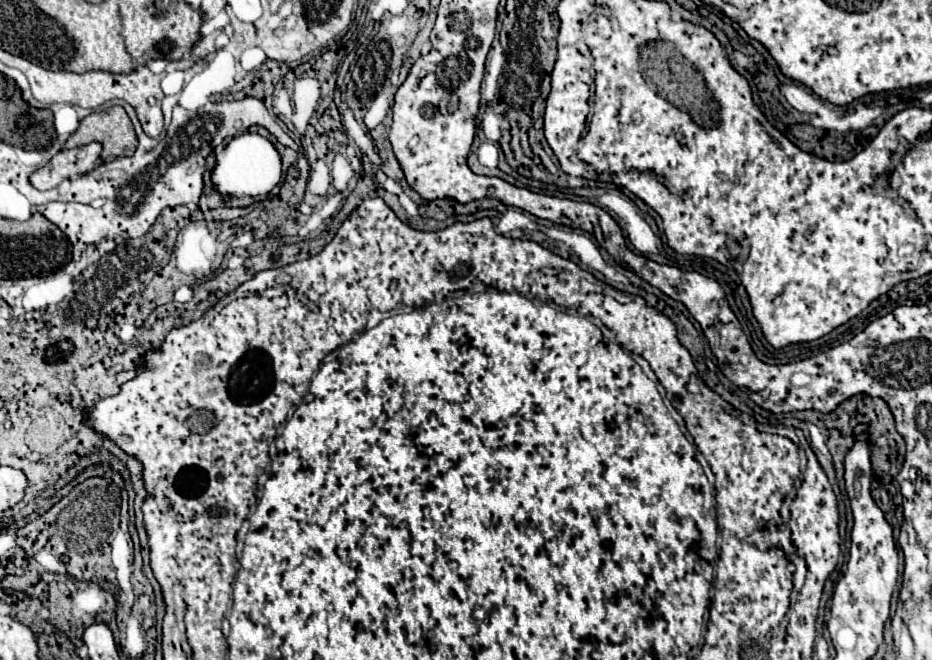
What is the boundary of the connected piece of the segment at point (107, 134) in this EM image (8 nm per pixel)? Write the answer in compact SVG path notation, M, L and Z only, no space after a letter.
M110 107L102 113L92 113L88 117L84 117L80 121L80 127L70 135L70 139L66 141L66 149L74 149L74 147L80 147L80 145L88 145L88 143L100 143L102 145L102 159L110 159L110 157L128 157L134 153L136 149L136 133L134 133L134 127L126 115L126 111L122 107Z

